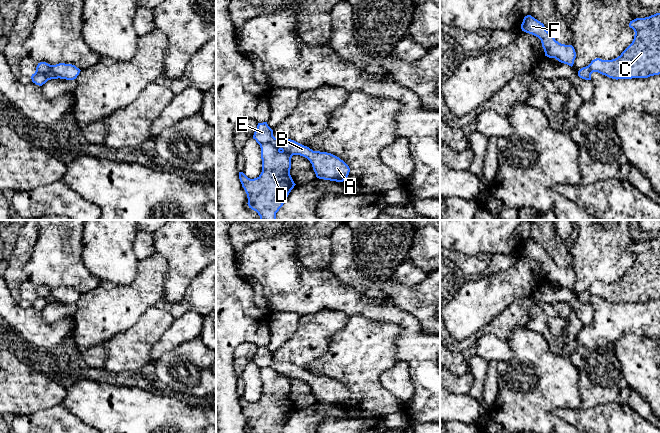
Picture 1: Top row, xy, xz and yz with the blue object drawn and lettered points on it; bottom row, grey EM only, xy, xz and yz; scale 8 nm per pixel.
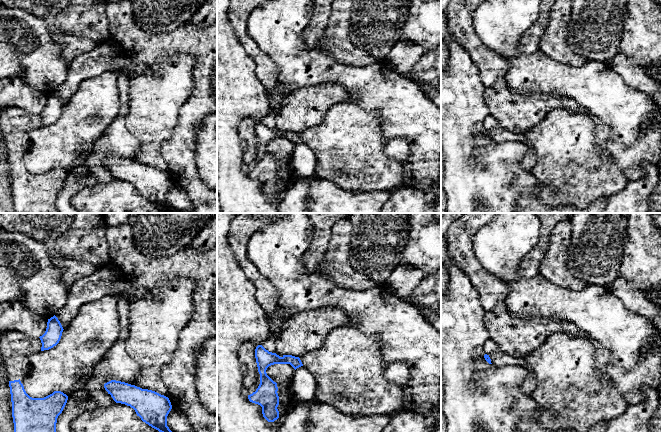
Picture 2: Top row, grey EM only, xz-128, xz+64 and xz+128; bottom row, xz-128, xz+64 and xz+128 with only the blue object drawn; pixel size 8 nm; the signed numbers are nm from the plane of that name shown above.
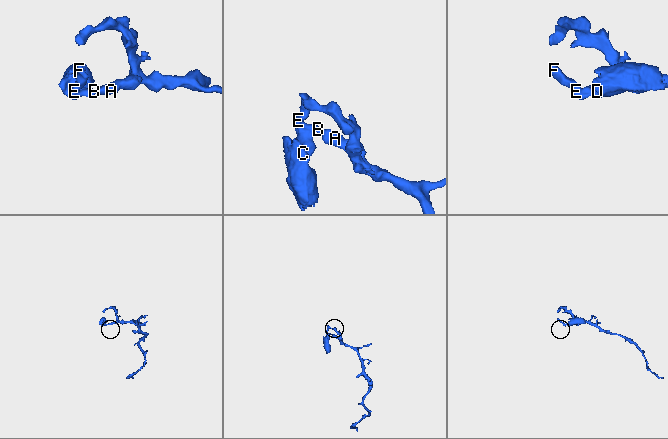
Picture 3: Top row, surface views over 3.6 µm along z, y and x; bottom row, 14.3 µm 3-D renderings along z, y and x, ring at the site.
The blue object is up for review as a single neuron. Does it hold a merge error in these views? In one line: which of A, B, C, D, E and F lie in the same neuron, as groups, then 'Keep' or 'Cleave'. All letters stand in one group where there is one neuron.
Groups: A B E F / C D. Cleave

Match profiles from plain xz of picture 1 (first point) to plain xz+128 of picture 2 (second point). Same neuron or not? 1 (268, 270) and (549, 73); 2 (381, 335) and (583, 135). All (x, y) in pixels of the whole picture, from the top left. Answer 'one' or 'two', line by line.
1: one
2: one

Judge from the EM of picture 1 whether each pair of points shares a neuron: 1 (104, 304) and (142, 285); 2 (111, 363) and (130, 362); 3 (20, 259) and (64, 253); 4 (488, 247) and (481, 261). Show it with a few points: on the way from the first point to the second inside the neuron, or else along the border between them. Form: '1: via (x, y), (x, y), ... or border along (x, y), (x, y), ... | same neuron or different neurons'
1: via (113, 304), (123, 304), (133, 294) | same neuron
2: via (116, 362), (125, 362) | same neuron
3: border along (38, 236), (31, 258), (23, 268), (21, 280) | different neurons
4: border along (462, 252), (468, 255), (485, 253), (489, 256) | different neurons

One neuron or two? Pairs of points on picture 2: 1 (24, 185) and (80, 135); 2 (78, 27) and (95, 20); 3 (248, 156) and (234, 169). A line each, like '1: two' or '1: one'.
1: two
2: one
3: two

